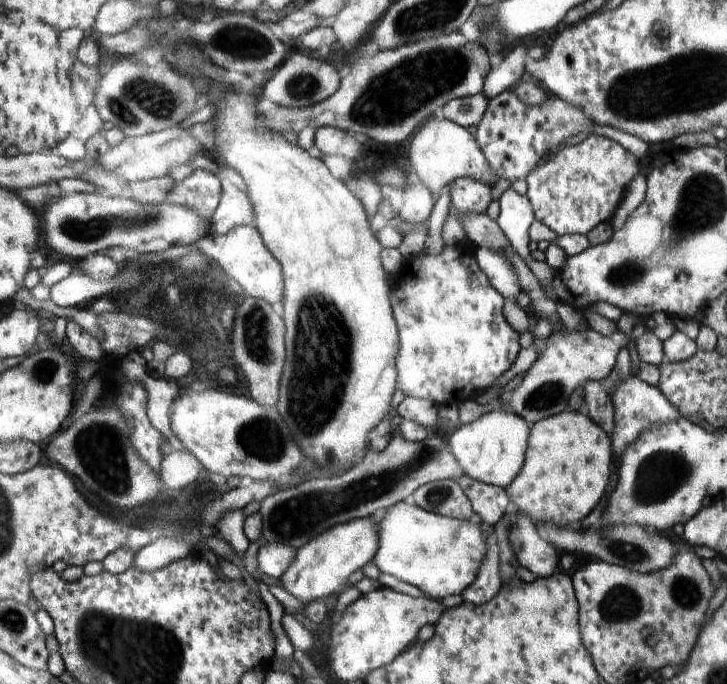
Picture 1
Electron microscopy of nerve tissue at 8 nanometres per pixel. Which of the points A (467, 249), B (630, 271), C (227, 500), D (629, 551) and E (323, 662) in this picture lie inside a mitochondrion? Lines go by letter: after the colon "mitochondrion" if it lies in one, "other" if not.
A: other
B: mitochondrion
C: other
D: mitochondrion
E: other

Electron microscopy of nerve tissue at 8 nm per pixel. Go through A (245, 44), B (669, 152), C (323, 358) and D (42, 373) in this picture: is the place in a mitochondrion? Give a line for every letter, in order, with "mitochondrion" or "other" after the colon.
A: mitochondrion
B: other
C: mitochondrion
D: mitochondrion

